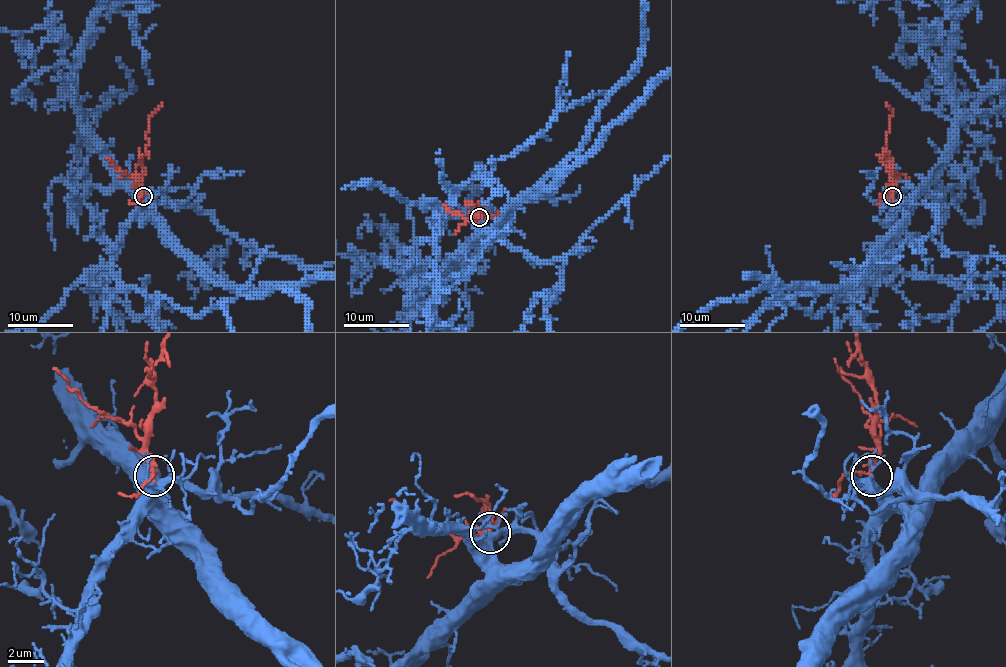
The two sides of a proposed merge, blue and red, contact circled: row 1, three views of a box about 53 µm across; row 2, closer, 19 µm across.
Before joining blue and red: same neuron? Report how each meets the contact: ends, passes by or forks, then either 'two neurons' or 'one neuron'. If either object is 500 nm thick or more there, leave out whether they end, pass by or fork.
blue forks | red passes by | one neuron

